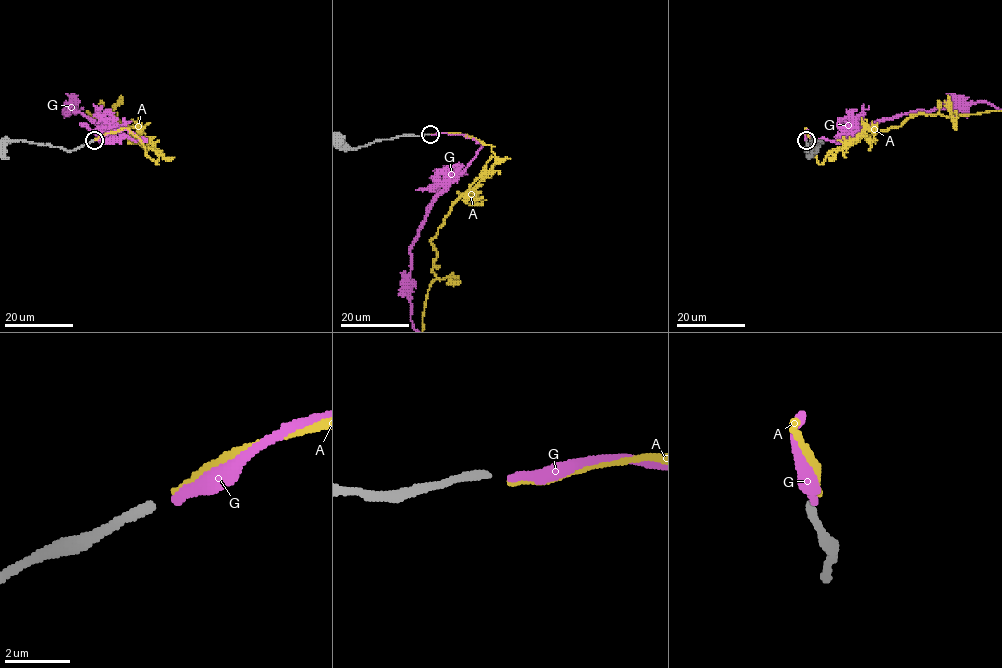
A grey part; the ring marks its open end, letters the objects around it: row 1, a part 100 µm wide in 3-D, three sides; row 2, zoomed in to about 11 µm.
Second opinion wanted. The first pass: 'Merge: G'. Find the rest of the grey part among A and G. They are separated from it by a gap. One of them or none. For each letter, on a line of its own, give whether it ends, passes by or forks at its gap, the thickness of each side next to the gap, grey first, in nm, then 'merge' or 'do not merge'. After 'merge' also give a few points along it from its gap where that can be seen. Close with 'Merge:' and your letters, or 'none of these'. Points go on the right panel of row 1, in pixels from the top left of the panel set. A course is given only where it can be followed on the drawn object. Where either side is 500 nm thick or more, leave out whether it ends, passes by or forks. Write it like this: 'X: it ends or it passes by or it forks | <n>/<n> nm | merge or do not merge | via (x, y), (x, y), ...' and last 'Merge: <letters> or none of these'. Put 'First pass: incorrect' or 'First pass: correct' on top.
First pass: correct
A: it ends | 280/200 nm | do not merge
G: it ends | 280/280 nm | merge
Merge: G

